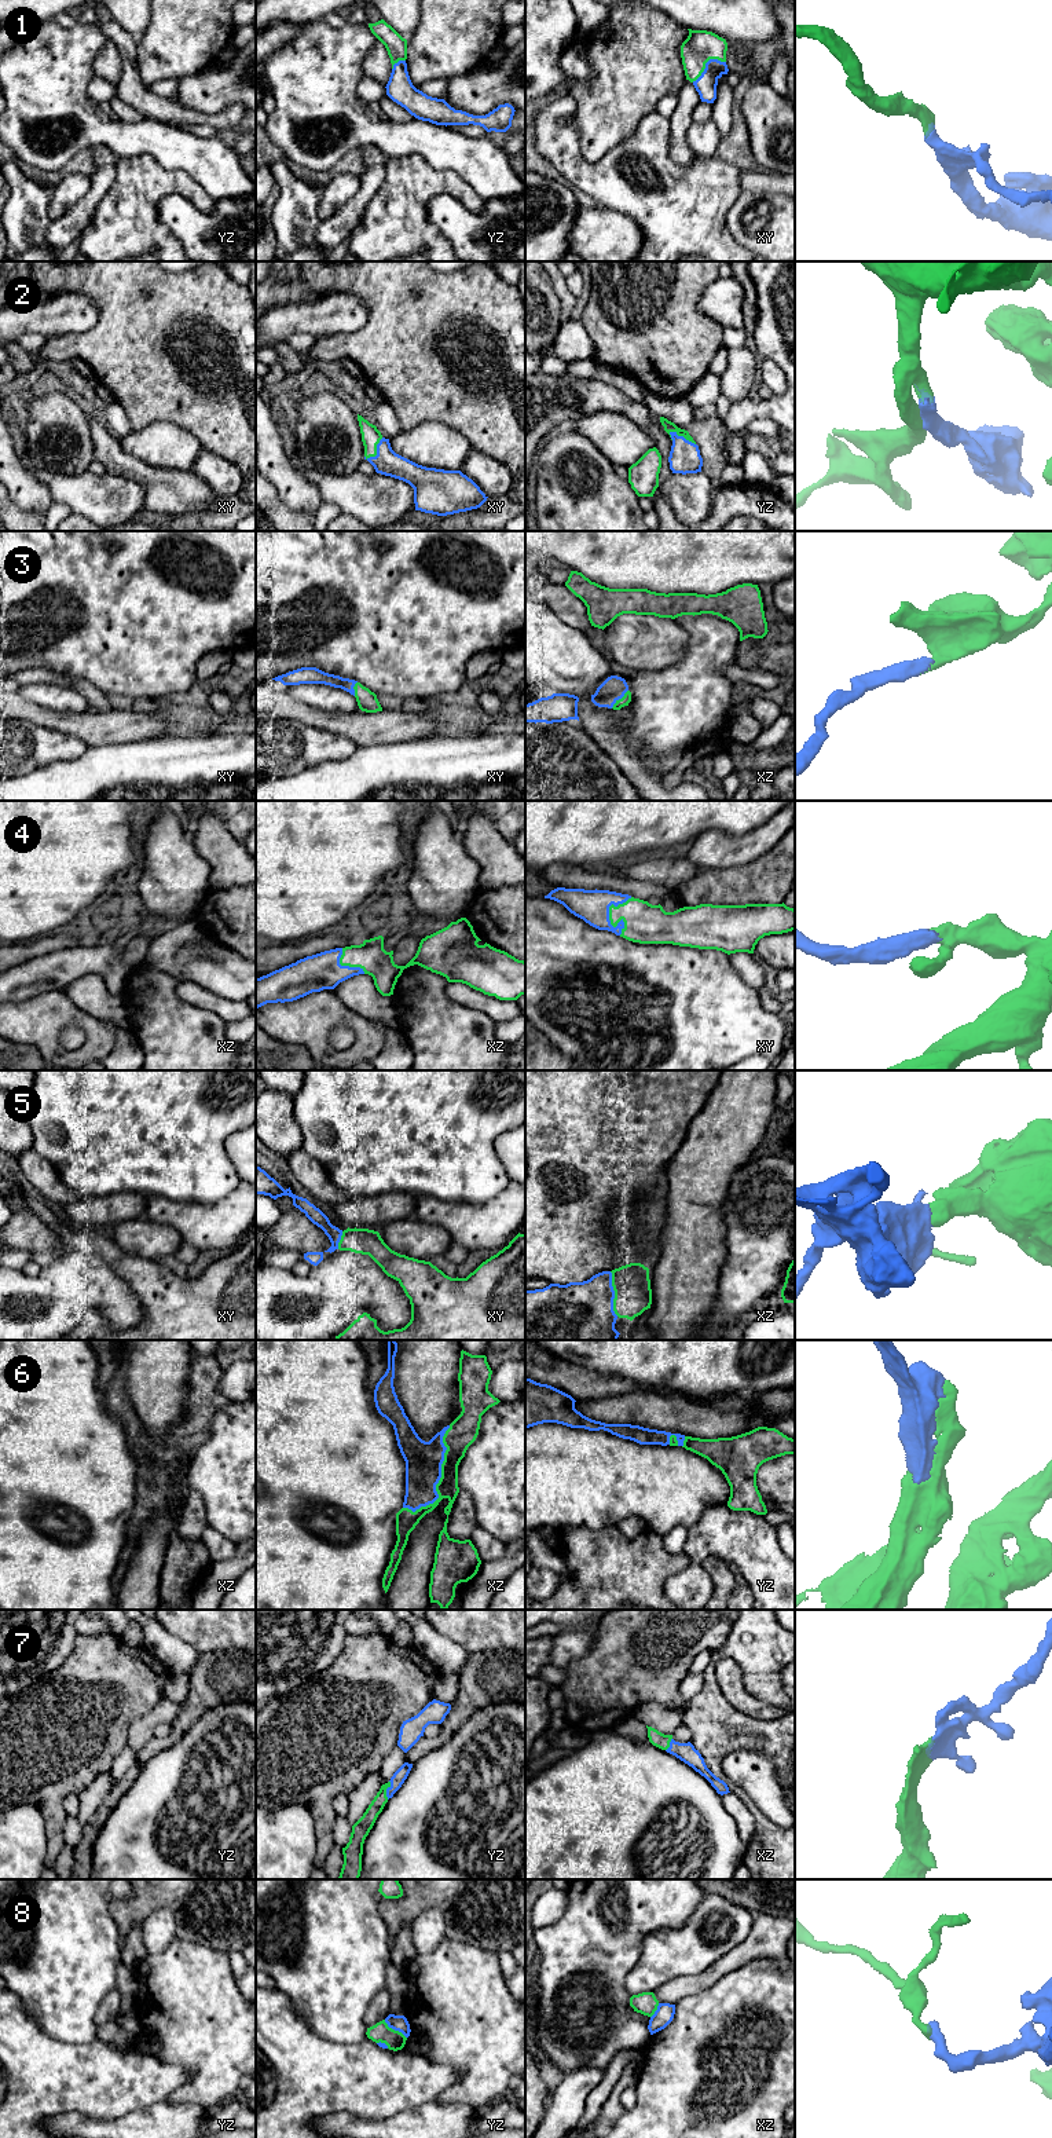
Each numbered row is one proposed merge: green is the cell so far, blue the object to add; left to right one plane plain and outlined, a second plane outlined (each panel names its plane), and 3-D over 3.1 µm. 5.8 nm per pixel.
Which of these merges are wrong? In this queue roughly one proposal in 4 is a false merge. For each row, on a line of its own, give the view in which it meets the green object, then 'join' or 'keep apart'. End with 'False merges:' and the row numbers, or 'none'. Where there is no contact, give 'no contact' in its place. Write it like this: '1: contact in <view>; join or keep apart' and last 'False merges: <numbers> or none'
1: contact in xy; join
2: contact in yz; join
3: contact in xz; join
4: contact in xy; join
5: contact in xz; join
6: contact in xz; join
7: contact in yz; join
8: contact in yz; keep apart
False merges: 8

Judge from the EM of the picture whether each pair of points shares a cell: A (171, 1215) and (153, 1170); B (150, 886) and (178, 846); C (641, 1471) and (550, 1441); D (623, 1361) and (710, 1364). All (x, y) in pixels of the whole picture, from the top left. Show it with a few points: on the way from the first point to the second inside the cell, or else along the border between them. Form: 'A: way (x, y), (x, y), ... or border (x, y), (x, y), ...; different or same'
A: border (147, 1196), (165, 1196), (195, 1203); different
B: way (156, 877), (169, 863), (169, 856); same
C: way (619, 1471), (581, 1471), (572, 1463); same
D: way (645, 1361), (688, 1361); same

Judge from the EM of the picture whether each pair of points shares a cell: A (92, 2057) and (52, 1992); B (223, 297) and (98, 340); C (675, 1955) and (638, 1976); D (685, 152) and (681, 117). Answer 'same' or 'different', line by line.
A: different
B: same
C: same
D: same

